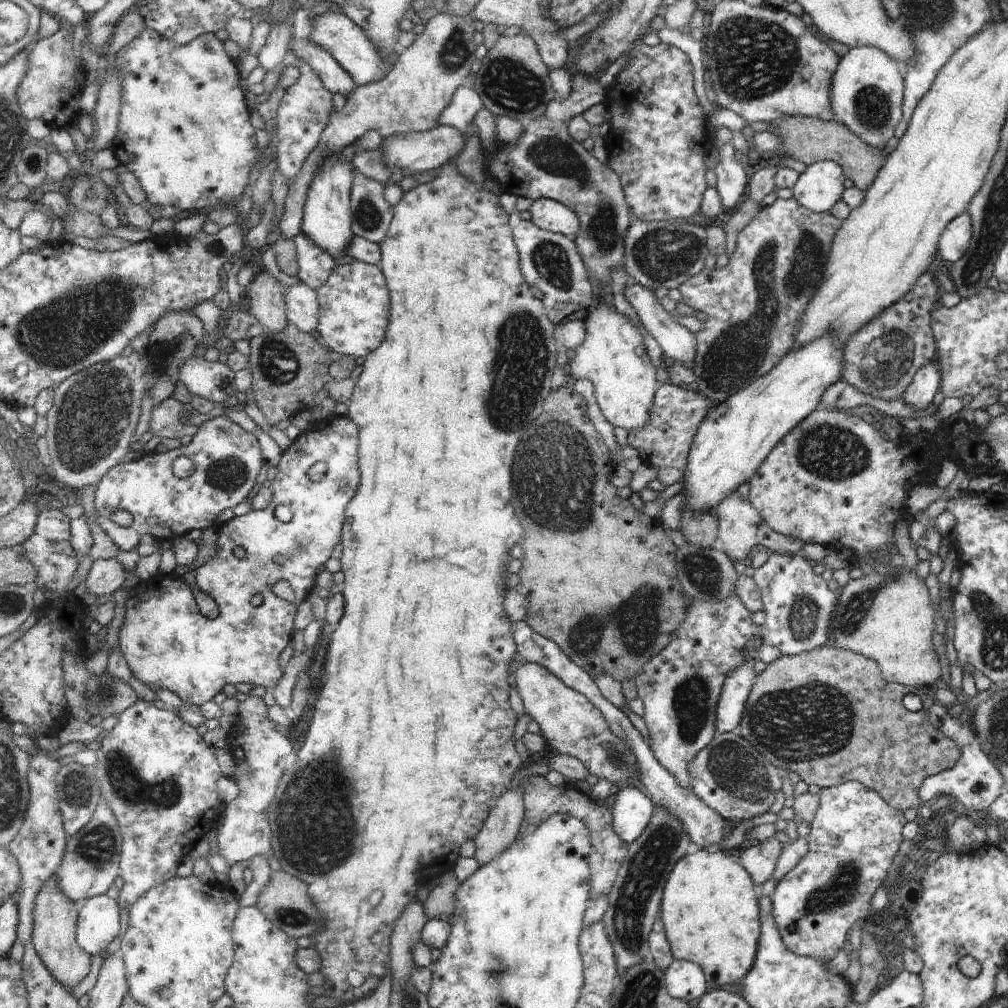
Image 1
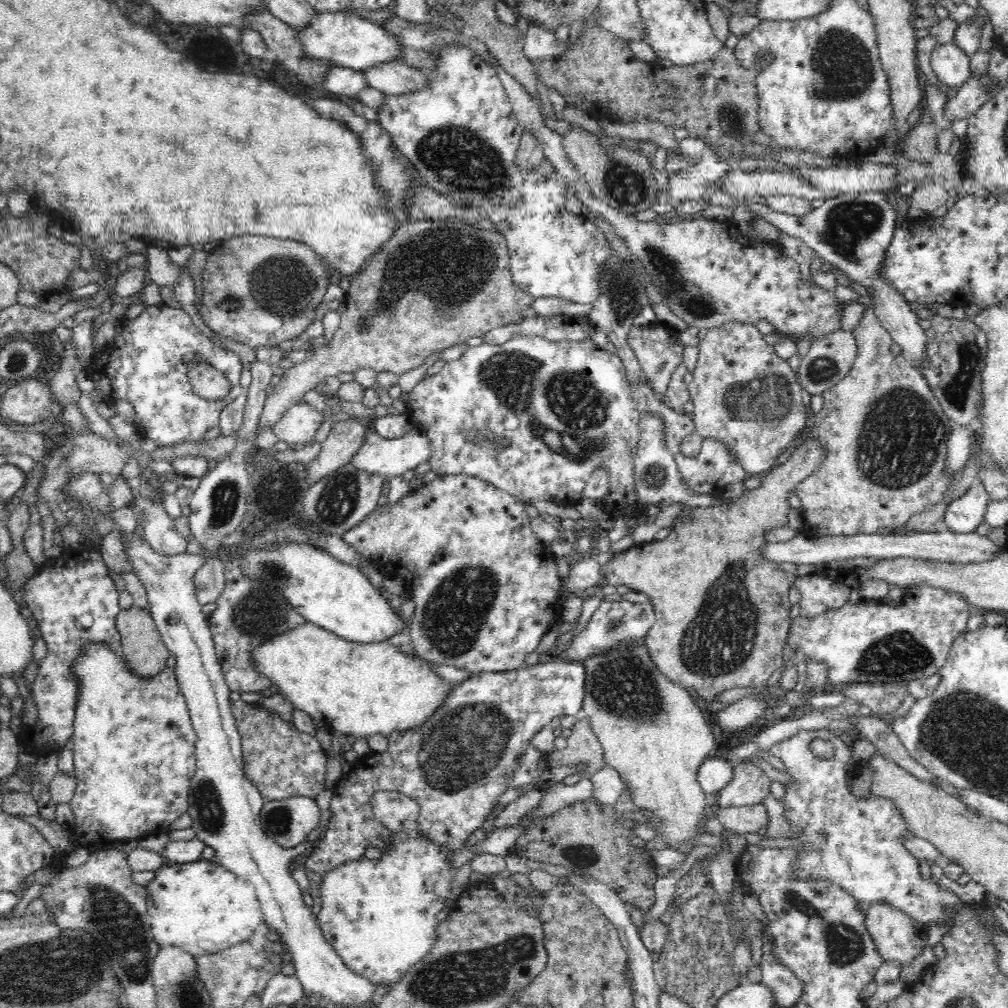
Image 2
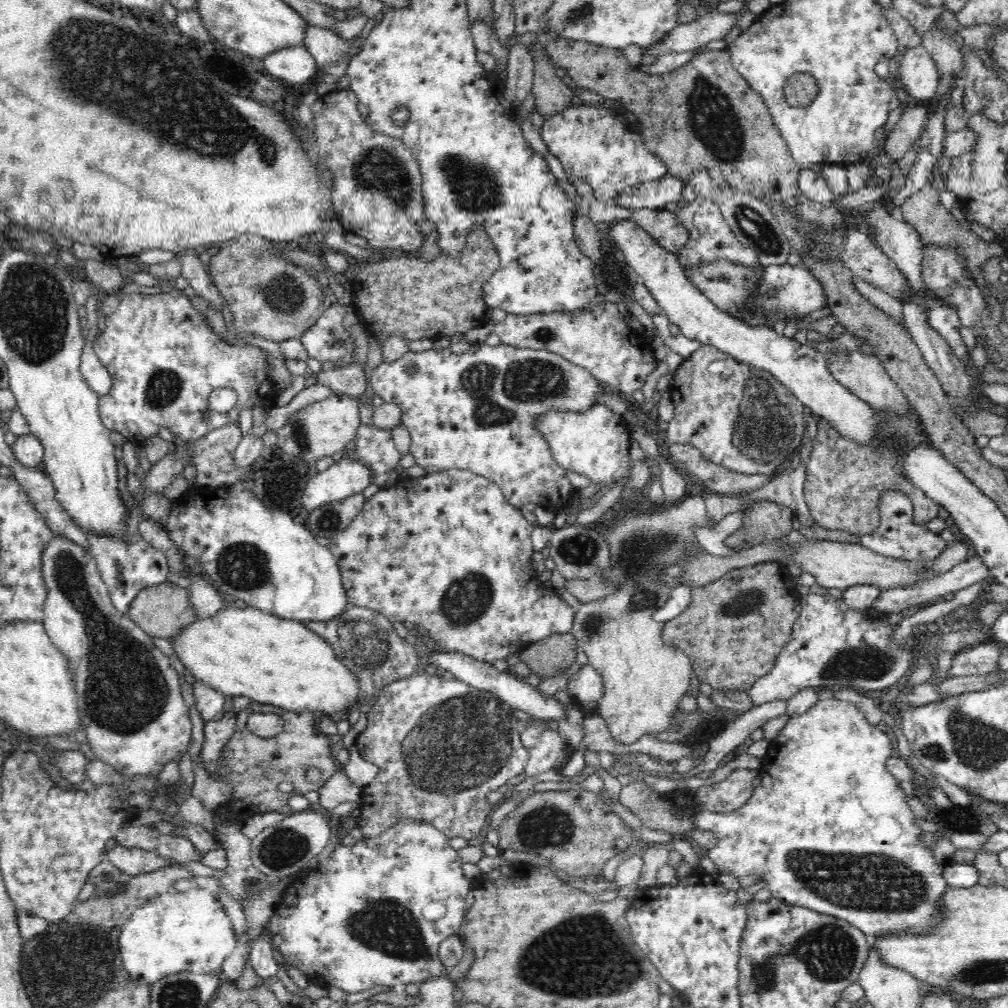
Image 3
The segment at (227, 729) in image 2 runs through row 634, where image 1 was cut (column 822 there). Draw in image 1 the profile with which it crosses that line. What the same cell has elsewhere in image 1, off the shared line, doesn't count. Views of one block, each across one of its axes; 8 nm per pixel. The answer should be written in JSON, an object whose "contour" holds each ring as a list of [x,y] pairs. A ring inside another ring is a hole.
{"contour":[[[817,161],[798,174],[791,187],[792,198],[811,212],[828,212],[842,197],[844,179],[837,163]]]}

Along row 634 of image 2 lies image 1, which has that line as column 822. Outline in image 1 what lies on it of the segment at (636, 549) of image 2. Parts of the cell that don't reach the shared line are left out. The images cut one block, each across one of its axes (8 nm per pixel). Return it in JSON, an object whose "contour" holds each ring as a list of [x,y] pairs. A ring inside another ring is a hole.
{"contour":[[[831,644],[823,645],[798,655],[781,655],[774,661],[766,664],[765,669],[760,674],[755,674],[754,682],[751,690],[748,692],[745,708],[743,708],[743,714],[739,721],[739,736],[749,741],[749,744],[752,744],[753,748],[756,748],[757,752],[760,752],[767,762],[787,772],[795,772],[805,784],[815,784],[815,786],[822,789],[823,787],[838,785],[845,781],[857,781],[865,788],[875,791],[881,797],[881,800],[884,800],[891,808],[898,811],[903,811],[906,808],[918,809],[921,807],[918,795],[919,785],[929,775],[953,768],[959,756],[957,745],[950,738],[942,735],[942,732],[938,731],[928,719],[928,708],[938,703],[932,696],[931,690],[932,688],[927,686],[908,687],[899,683],[886,683],[881,678],[880,670],[873,660]],[[908,692],[919,696],[923,706],[918,711],[908,711],[901,705],[901,698]]]}

